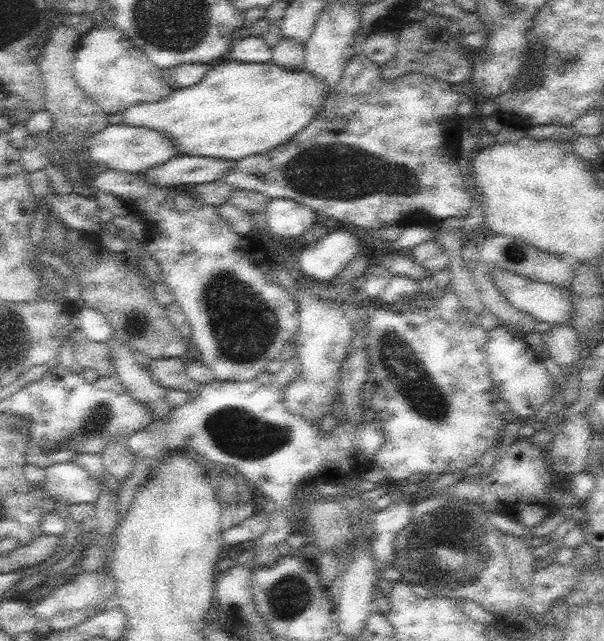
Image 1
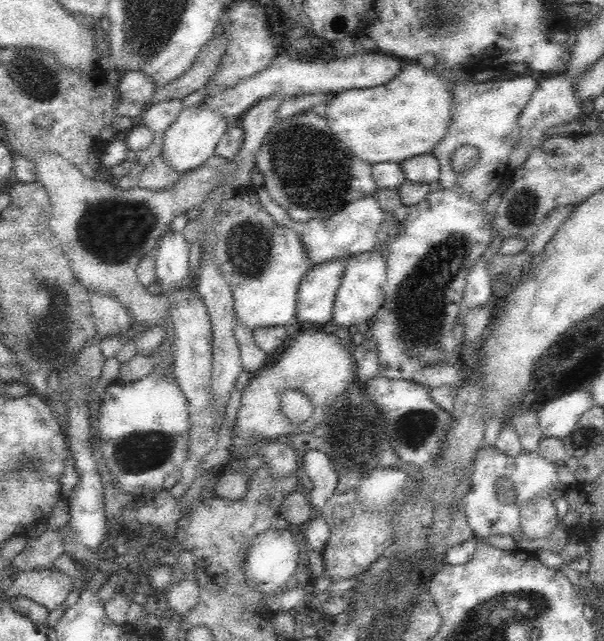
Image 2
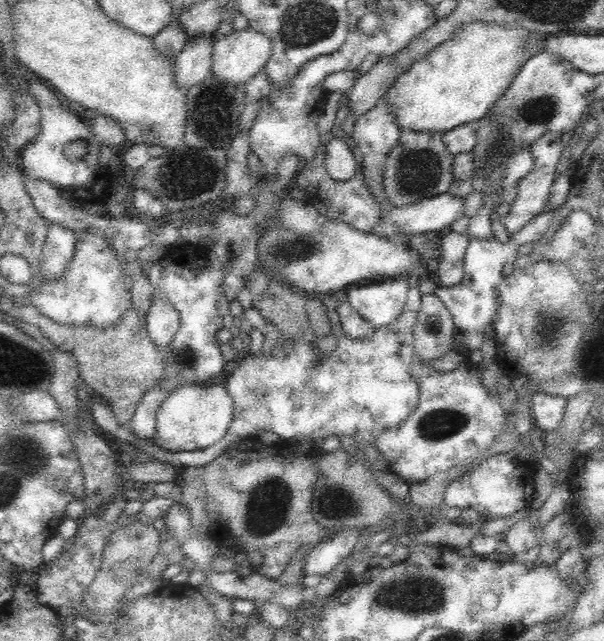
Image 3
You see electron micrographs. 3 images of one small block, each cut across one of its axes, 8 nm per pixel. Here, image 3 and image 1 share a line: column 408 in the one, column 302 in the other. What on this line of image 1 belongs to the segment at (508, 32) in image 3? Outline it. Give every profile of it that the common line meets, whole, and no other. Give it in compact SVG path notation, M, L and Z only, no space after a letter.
M230 60L214 66L198 84L176 88L168 98L127 108L123 121L169 134L184 155L239 161L291 141L323 109L329 96L324 81L308 70L288 70L268 62Z

